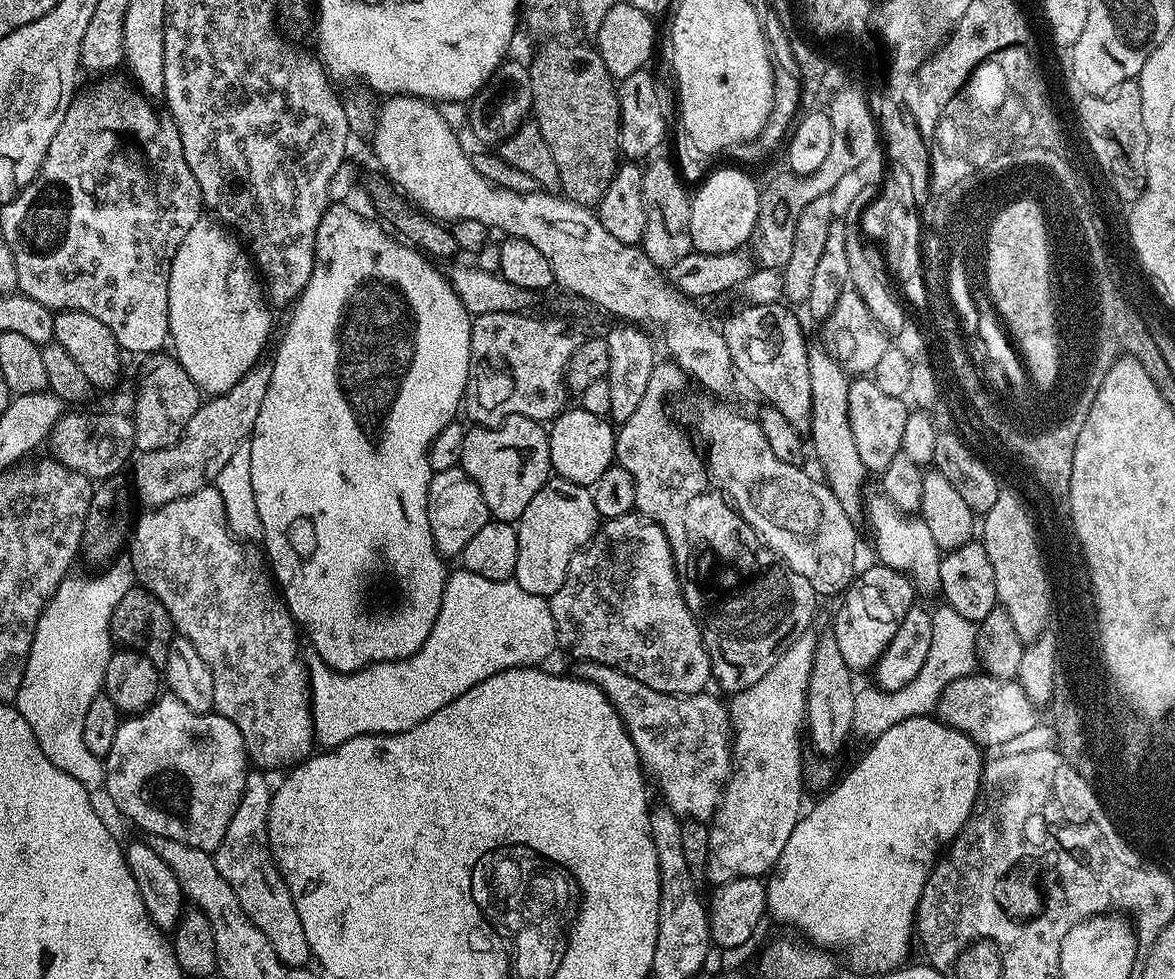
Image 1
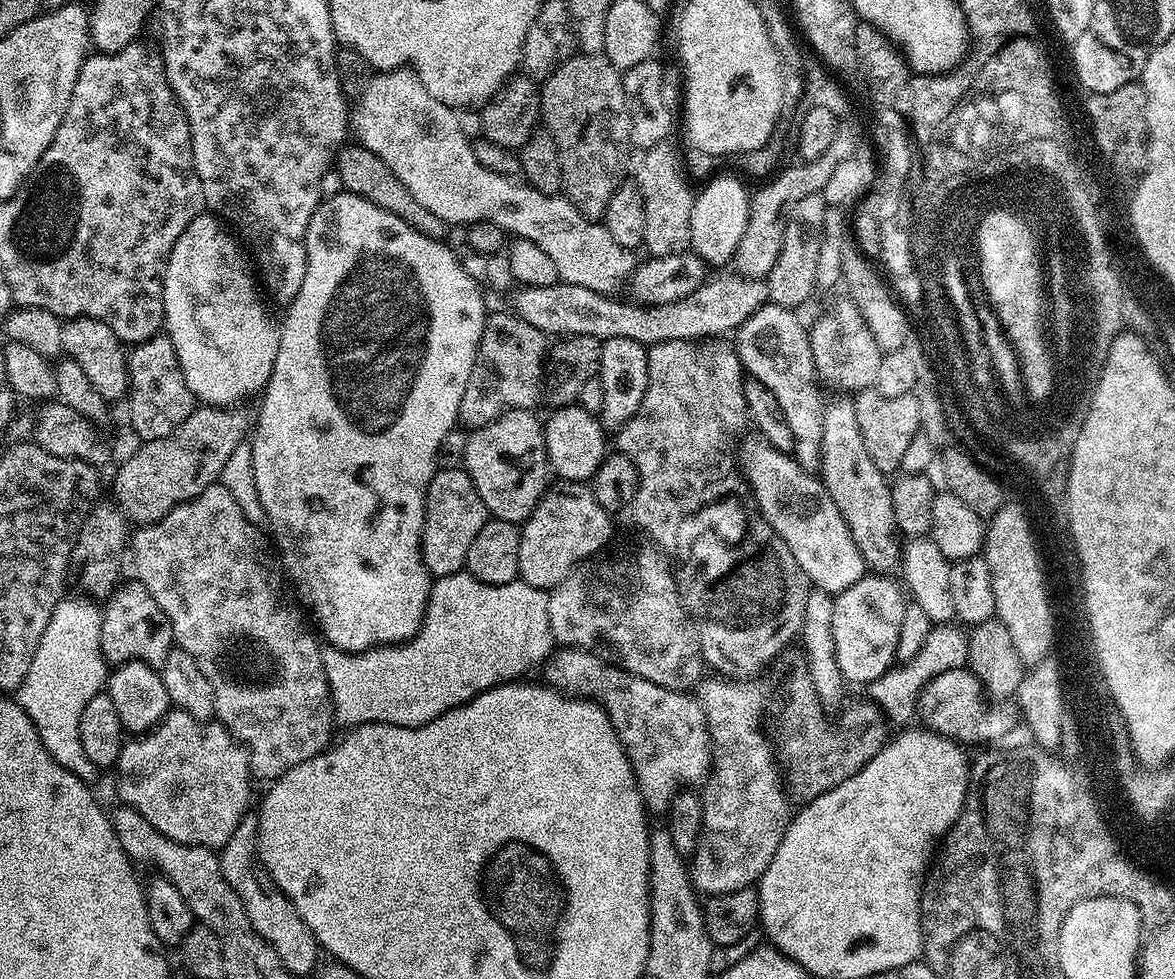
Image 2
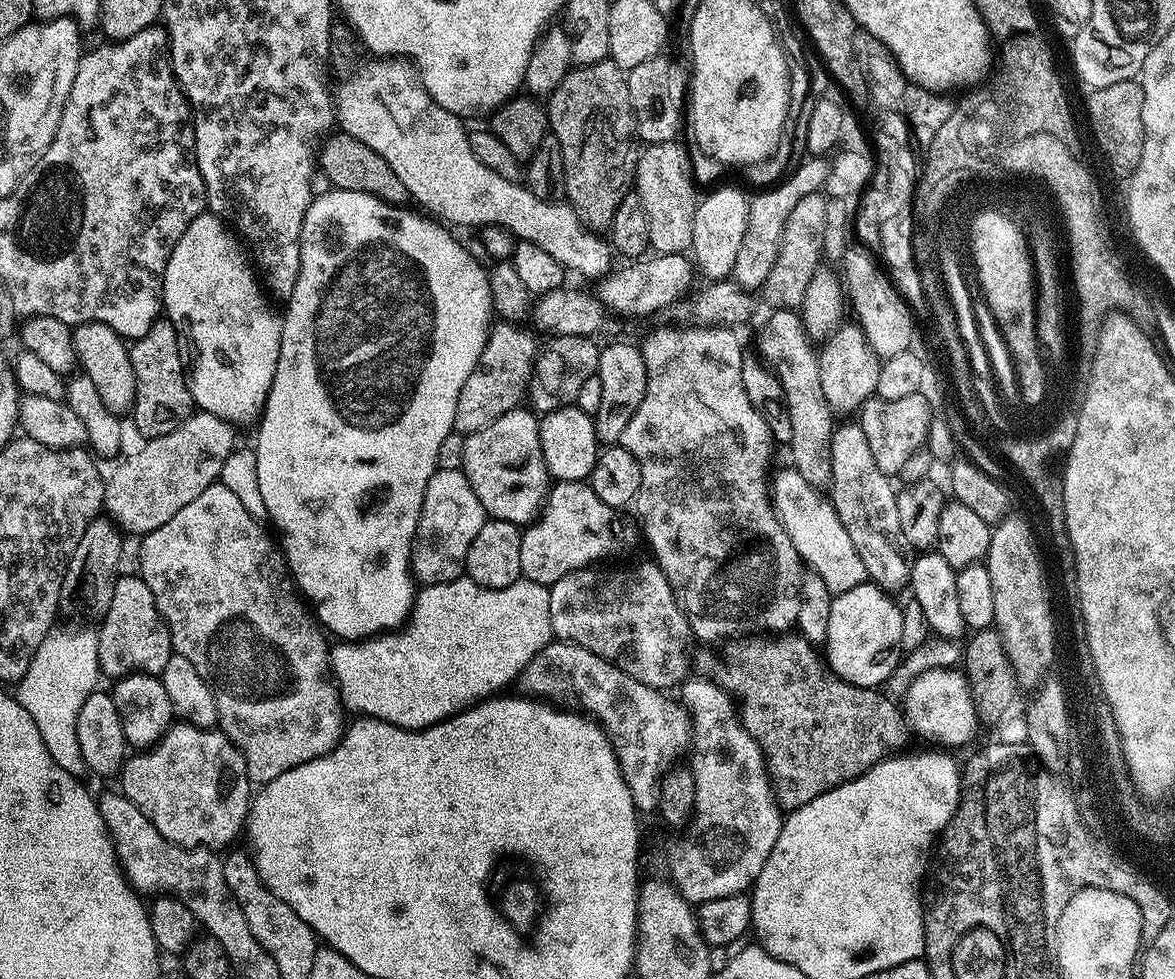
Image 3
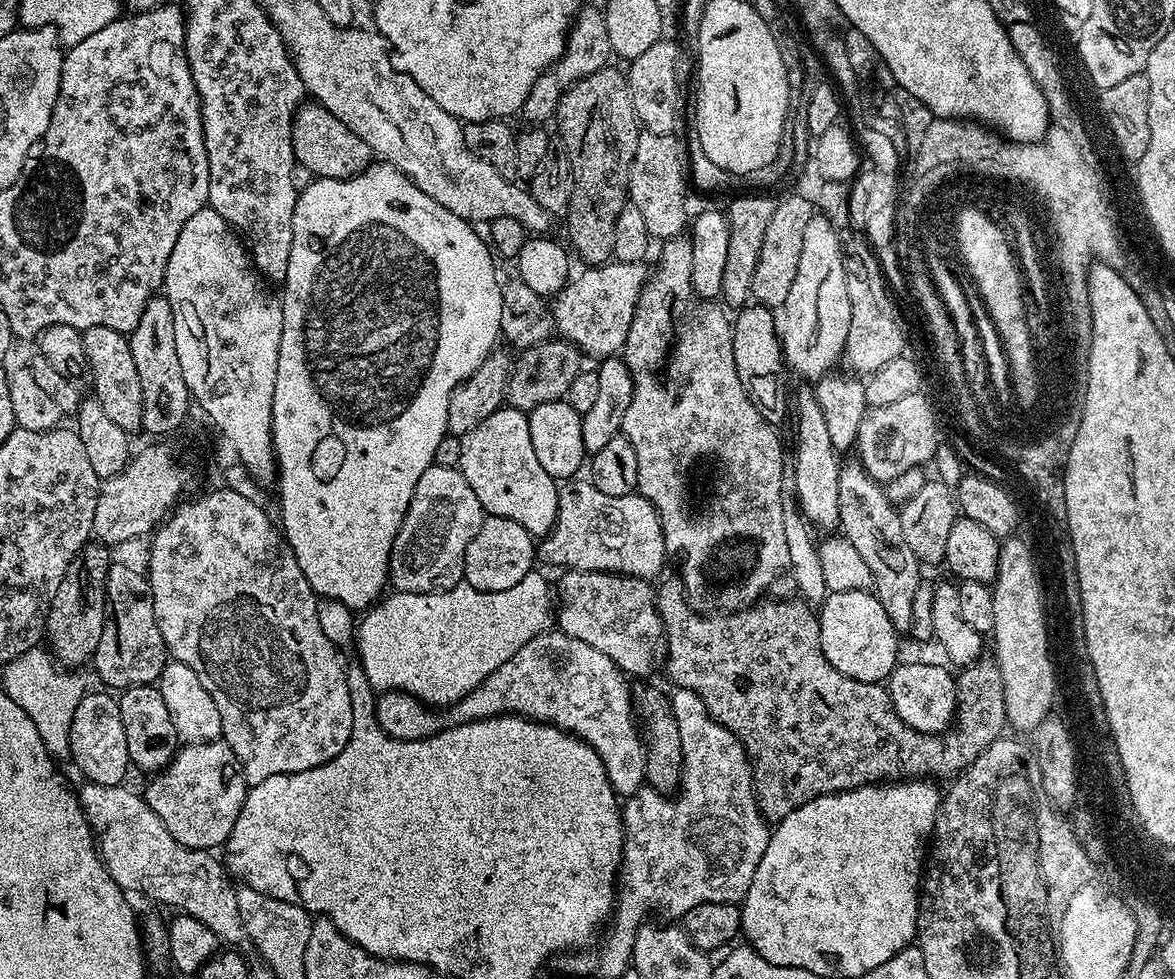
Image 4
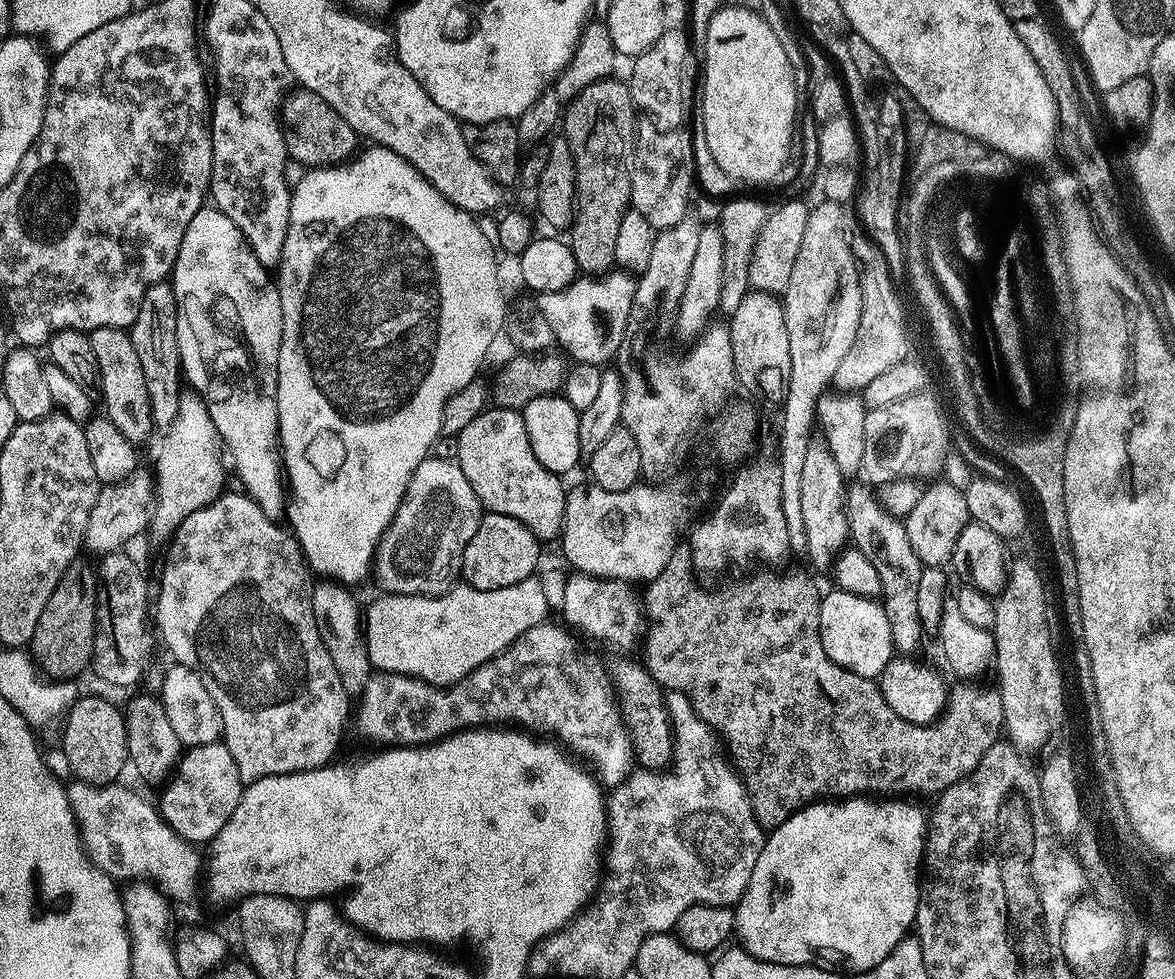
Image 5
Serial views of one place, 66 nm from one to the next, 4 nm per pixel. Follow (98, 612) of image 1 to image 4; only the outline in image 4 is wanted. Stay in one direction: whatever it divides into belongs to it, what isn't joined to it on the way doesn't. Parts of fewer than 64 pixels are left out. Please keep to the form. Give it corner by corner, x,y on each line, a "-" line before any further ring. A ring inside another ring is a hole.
33,650
25,656
19,656
3,665
4,684
2,691
38,726
38,734
46,746
46,750
53,758
70,757
70,722
78,702
83,698
86,685
76,677
77,673
72,670
65,670
57,665
55,659
47,651

